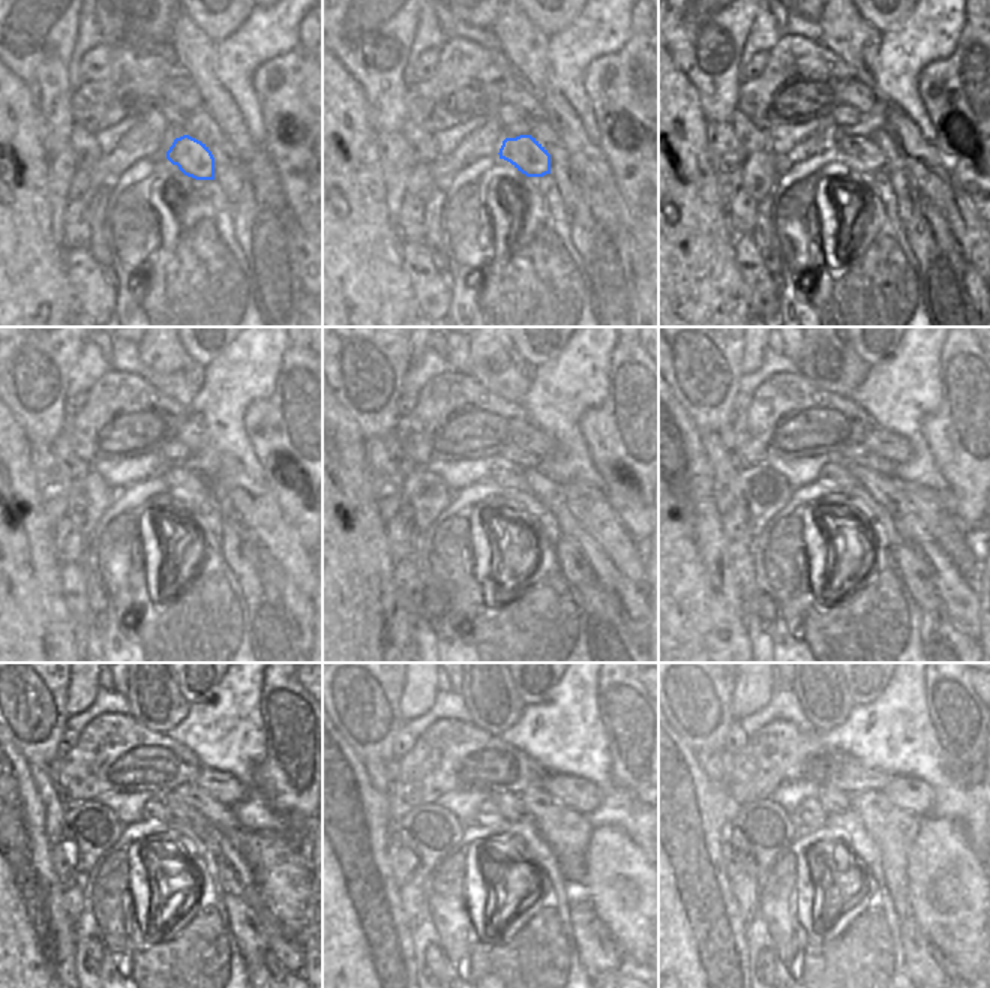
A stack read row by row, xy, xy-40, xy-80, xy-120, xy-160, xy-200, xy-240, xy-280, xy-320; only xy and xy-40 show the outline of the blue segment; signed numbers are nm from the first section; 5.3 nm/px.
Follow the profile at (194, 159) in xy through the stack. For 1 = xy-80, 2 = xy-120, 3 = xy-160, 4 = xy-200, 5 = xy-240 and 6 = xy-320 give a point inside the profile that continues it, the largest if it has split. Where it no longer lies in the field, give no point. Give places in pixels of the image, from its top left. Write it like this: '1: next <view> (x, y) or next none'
1: next xy-80 (863, 155)
2: next xy-120 (192, 491)
3: next xy-160 (510, 479)
4: next xy-200 (834, 473)
5: next xy-240 (156, 808)
6: next xy-320 (810, 813)

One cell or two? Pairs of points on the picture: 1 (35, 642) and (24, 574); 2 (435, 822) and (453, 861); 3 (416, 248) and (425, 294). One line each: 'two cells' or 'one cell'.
1: one cell
2: two cells
3: one cell

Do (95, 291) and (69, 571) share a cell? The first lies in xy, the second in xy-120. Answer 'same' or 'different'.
same

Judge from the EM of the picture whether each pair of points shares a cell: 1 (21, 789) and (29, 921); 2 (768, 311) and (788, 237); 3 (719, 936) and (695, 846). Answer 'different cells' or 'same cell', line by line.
1: same cell
2: different cells
3: same cell

